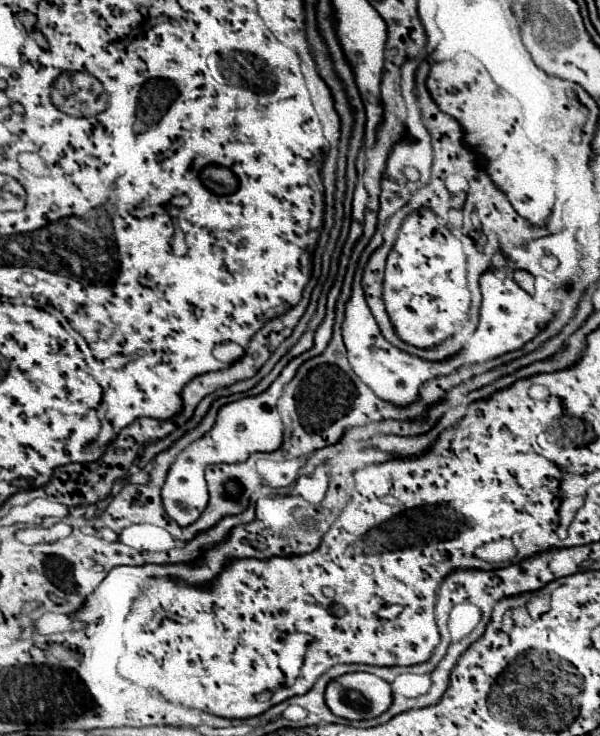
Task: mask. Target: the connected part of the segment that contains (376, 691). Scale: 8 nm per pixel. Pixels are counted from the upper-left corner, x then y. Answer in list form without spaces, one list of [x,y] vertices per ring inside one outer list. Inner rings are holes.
[[[348,673],[328,683],[324,699],[338,717],[372,719],[392,705],[392,689],[372,673]]]

